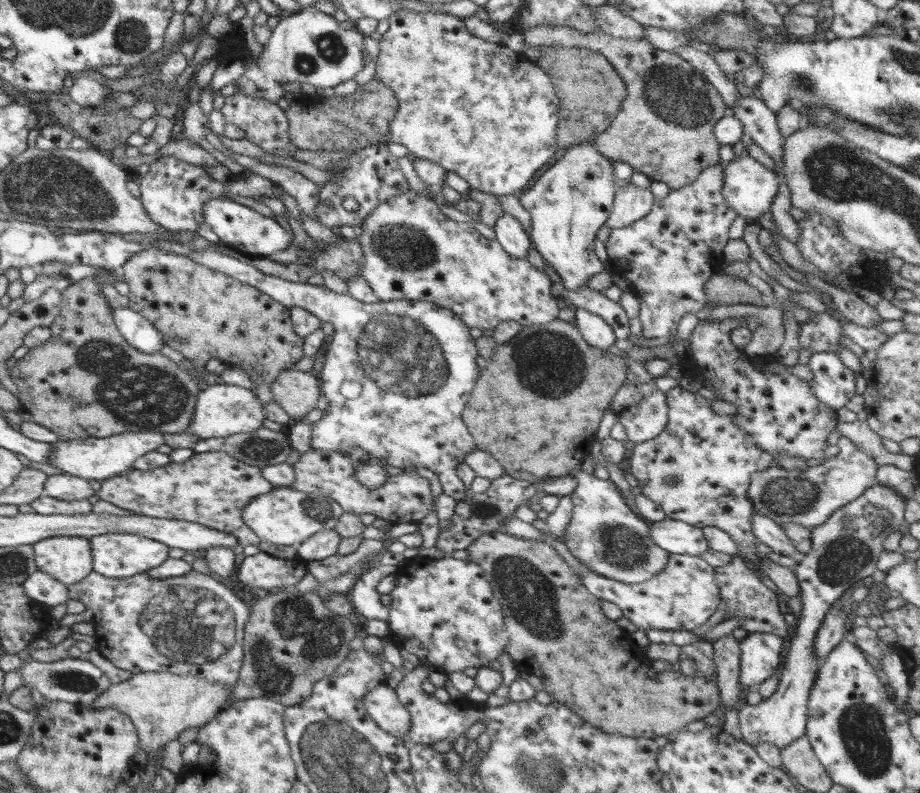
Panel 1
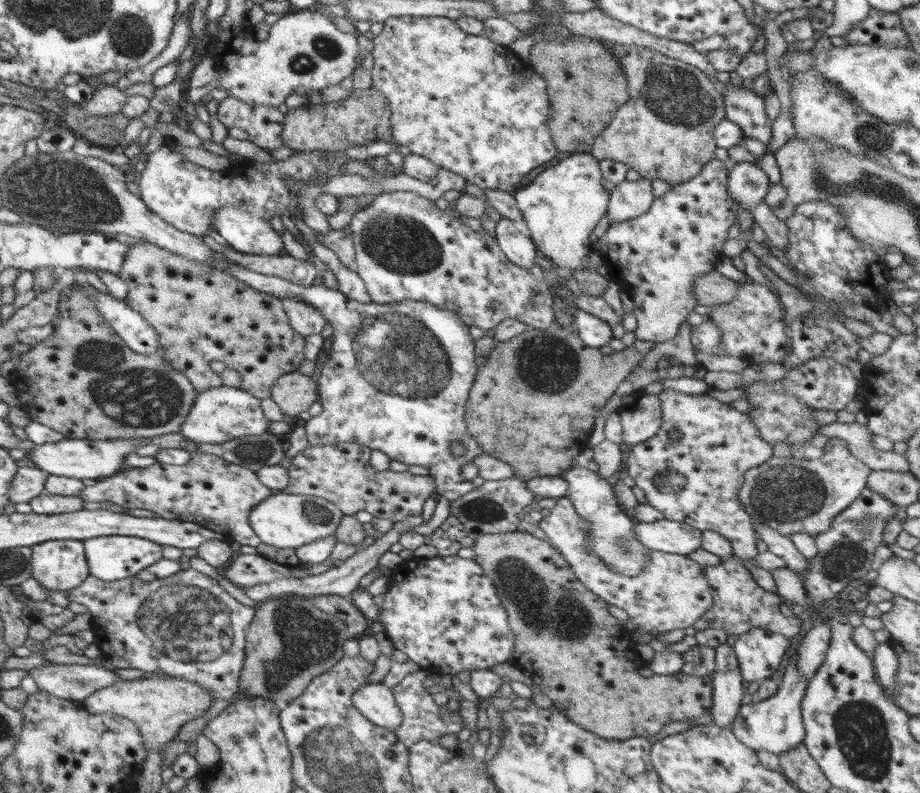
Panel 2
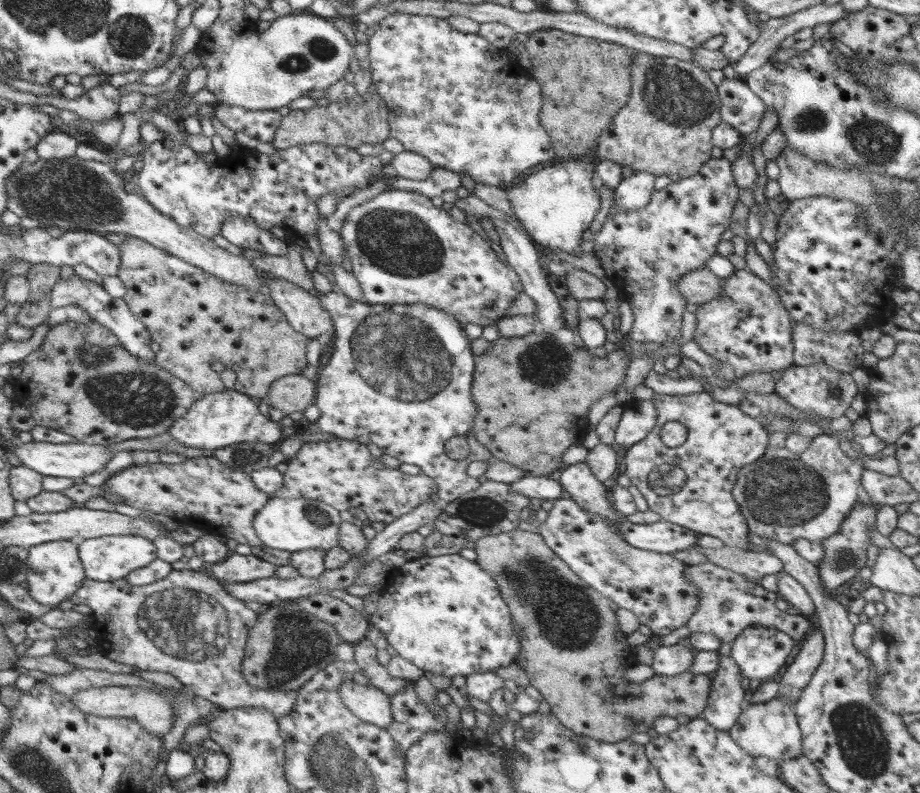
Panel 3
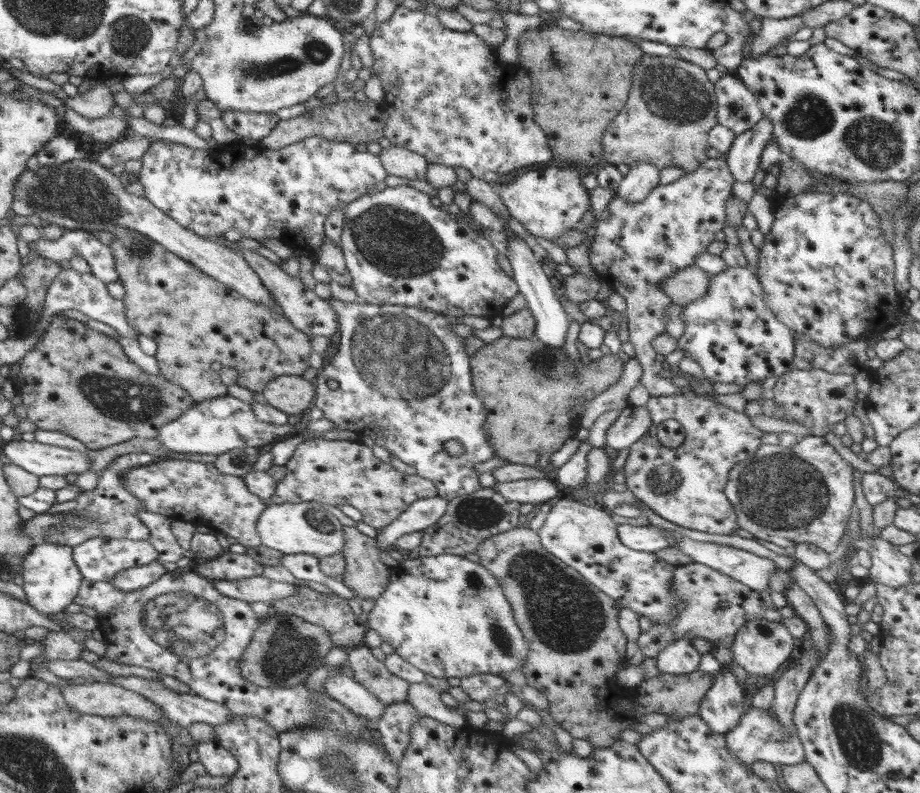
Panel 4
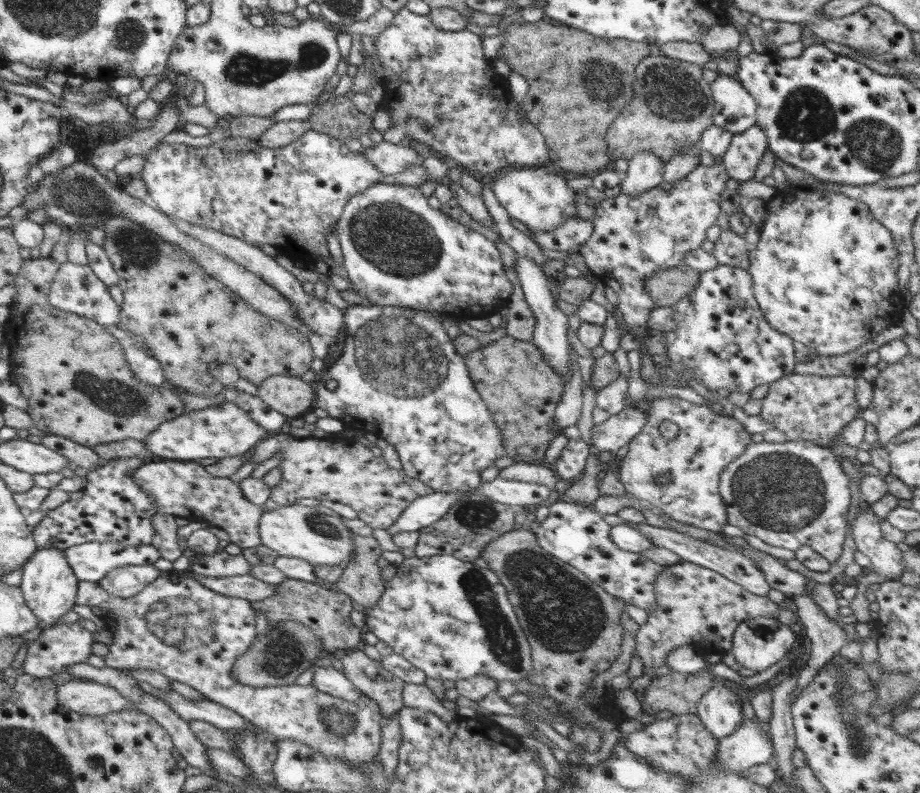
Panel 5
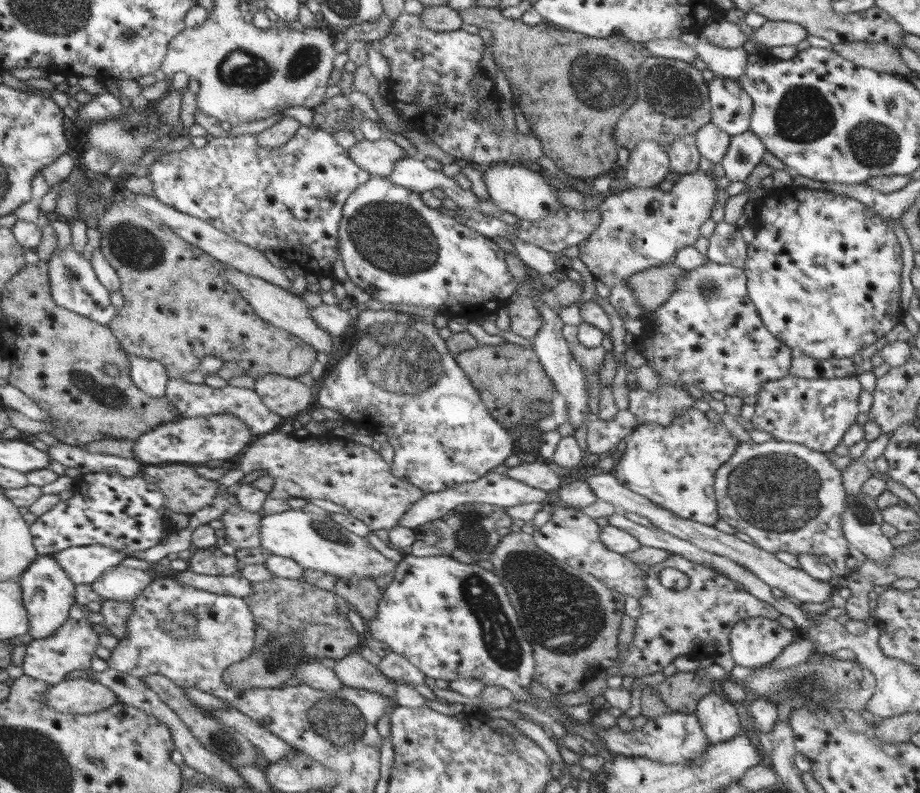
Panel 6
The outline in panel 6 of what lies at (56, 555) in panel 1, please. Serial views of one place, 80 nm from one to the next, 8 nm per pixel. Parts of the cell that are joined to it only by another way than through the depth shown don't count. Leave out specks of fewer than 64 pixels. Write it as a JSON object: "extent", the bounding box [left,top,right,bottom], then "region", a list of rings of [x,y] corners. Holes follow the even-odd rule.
{"extent":[17,555,75,640],"region":[[[38,555],[17,580],[21,586],[23,607],[28,615],[28,634],[33,640],[42,640],[57,632],[57,628],[60,628],[68,619],[68,612],[75,602],[74,582],[66,576],[66,572],[52,557],[52,555]]]}

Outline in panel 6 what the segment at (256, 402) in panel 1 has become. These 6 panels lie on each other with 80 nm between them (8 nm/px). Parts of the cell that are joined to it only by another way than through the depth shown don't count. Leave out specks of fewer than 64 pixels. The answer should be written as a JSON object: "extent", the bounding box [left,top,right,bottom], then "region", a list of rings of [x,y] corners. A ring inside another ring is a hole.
{"extent":[133,413,251,465],"region":[[[220,413],[205,417],[178,417],[160,424],[134,440],[133,451],[142,465],[186,463],[202,465],[208,460],[234,461],[250,444],[251,430],[232,413]]]}

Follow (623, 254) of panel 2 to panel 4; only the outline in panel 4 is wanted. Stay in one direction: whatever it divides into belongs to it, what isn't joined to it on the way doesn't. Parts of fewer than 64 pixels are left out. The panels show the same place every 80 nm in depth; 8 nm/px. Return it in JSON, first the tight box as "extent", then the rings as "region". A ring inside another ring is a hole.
{"extent":[588,156,735,396],"region":[[[719,156],[705,161],[696,171],[686,173],[674,182],[656,185],[642,202],[626,202],[617,194],[608,203],[596,223],[596,234],[590,244],[588,256],[593,270],[600,280],[618,292],[626,303],[630,344],[634,345],[636,360],[642,365],[640,384],[648,390],[651,396],[670,396],[683,393],[683,387],[678,387],[669,380],[669,374],[661,368],[661,359],[651,350],[652,340],[659,334],[667,338],[664,313],[670,307],[670,298],[664,294],[661,284],[669,276],[695,264],[699,254],[707,252],[709,244],[714,241],[714,235],[723,230],[726,224],[726,203],[733,195],[732,184],[735,178],[726,166],[725,158]]]}

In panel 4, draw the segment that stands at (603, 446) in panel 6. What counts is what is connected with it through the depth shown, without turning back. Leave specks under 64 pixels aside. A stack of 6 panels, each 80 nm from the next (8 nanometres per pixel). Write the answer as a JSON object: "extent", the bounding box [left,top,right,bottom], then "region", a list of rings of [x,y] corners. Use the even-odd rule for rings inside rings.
{"extent":[606,405,652,450],"region":[[[628,405],[606,431],[606,446],[614,450],[630,448],[647,434],[652,419],[649,410]]]}

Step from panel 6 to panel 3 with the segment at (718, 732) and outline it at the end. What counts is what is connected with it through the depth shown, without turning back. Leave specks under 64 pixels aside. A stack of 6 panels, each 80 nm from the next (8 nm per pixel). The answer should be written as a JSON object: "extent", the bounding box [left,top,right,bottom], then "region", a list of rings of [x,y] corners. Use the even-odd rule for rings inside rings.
{"extent":[702,656,744,731],"region":[[[719,656],[719,665],[711,675],[711,689],[702,718],[721,731],[736,724],[744,702],[741,670],[731,656]]]}

